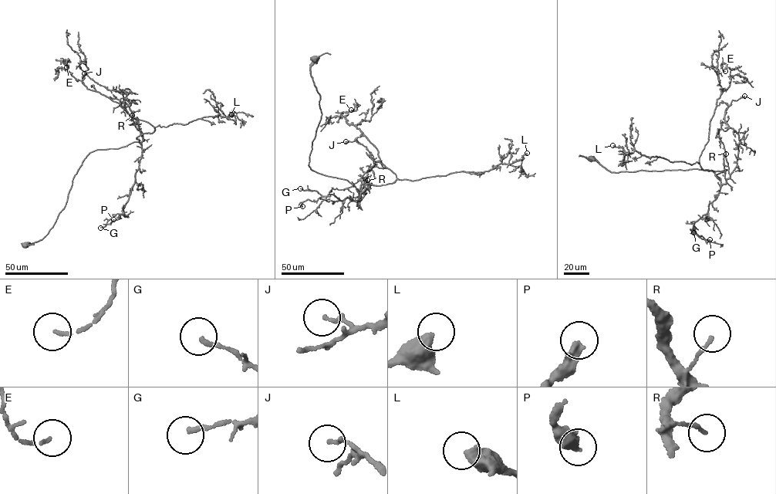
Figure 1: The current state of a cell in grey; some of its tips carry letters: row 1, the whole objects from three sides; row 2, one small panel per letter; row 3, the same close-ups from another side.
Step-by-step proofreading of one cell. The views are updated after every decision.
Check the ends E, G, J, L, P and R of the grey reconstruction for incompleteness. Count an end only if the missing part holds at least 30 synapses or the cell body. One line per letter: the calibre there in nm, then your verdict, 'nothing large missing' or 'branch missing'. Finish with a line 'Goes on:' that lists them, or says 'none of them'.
E: 110 nm | nothing large missing
G: 160 nm | nothing large missing
J: 130 nm | nothing large missing
L: 480 nm | nothing large missing
P: 440 nm | nothing large missing
R: 120 nm | nothing large missing
Goes on: none of them

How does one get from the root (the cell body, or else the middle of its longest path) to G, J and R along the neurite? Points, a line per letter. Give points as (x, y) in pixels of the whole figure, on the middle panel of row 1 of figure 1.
G: (315, 59), (310, 75), (322, 116), (308, 166), (348, 181), (359, 196), (342, 201), (300, 188)
J: (315, 59), (322, 116), (308, 166), (348, 181), (359, 200), (373, 157), (345, 141)
R: (315, 59), (310, 75), (319, 95), (322, 116), (308, 166), (348, 181), (359, 200), (367, 180)

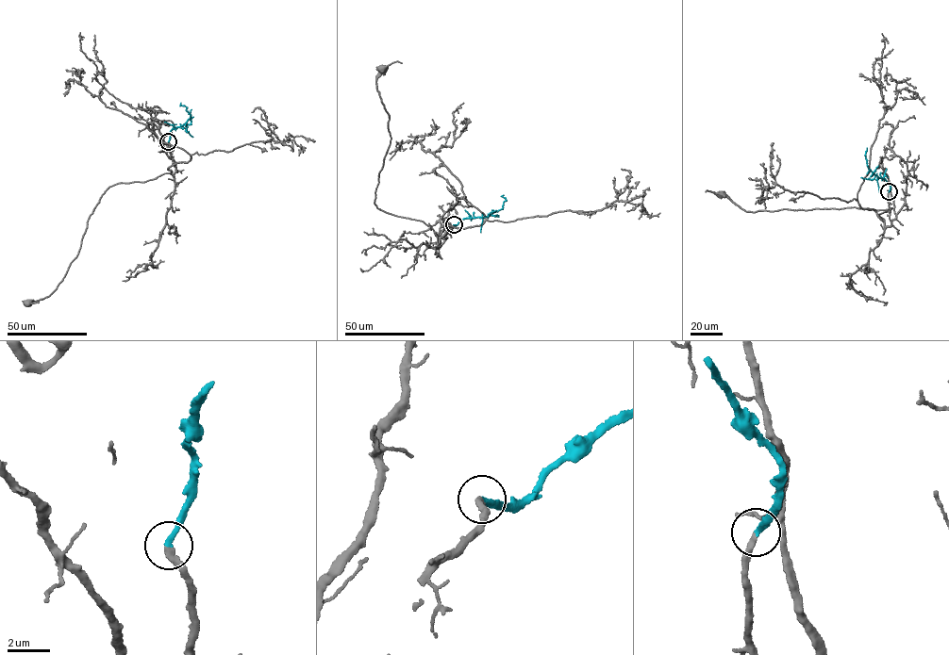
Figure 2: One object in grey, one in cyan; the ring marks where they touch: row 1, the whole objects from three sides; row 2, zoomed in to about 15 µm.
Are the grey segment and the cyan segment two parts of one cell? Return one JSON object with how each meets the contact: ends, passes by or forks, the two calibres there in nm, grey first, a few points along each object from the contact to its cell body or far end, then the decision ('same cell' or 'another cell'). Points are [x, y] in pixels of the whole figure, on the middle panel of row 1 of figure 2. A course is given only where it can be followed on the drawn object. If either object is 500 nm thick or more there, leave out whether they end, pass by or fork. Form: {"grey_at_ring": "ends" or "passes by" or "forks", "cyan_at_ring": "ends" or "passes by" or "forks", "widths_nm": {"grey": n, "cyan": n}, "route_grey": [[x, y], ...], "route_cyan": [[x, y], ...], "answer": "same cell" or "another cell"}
{"grey_at_ring": "ends", "cyan_at_ring": "ends", "widths_nm": {"grey": 300, "cyan": 280}, "route_grey": [[453, 224], [440, 246], [424, 222], [374, 203], [391, 139], [377, 89], [382, 69]], "route_cyan": [[453, 224], [463, 219], [489, 216], [502, 208], [506, 200], [504, 195]], "answer": "same cell"}

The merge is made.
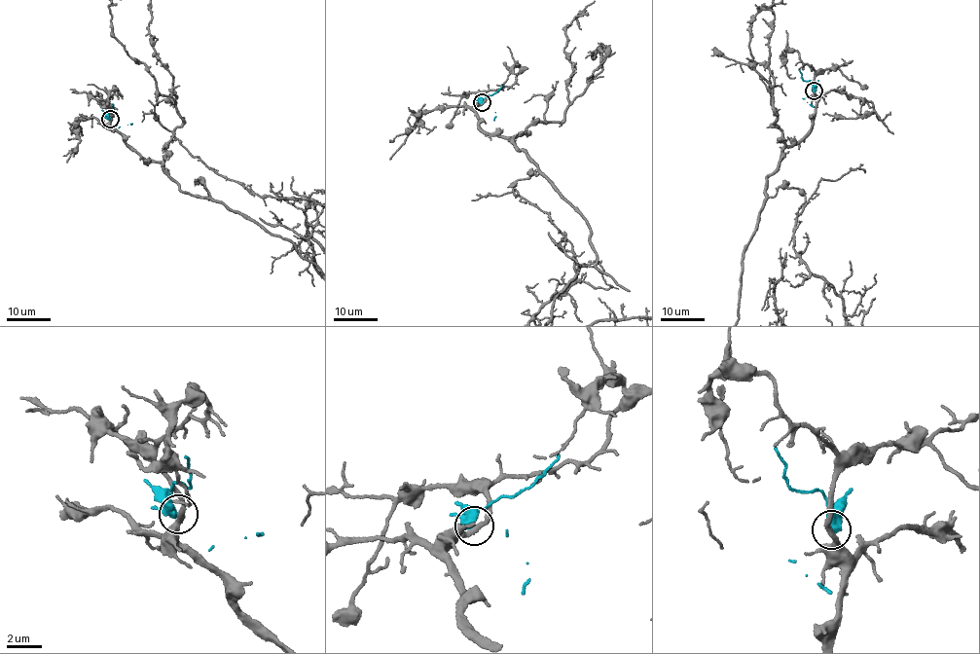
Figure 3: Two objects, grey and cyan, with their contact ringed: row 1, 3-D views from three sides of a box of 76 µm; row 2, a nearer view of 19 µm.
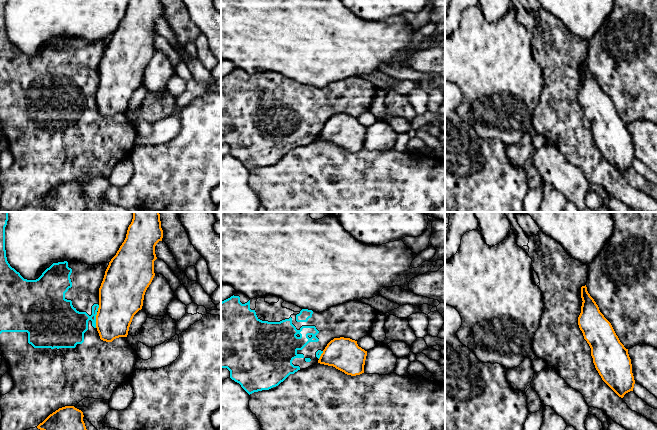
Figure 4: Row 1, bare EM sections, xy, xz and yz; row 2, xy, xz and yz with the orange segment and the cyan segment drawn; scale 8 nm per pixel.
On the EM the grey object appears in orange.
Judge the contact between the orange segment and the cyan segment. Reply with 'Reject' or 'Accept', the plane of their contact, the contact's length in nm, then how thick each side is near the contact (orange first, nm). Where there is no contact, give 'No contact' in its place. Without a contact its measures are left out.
Reject. Touches orange in xy. Shared border 130 nm. Thickness 340 nm (orange) against 300 nm

